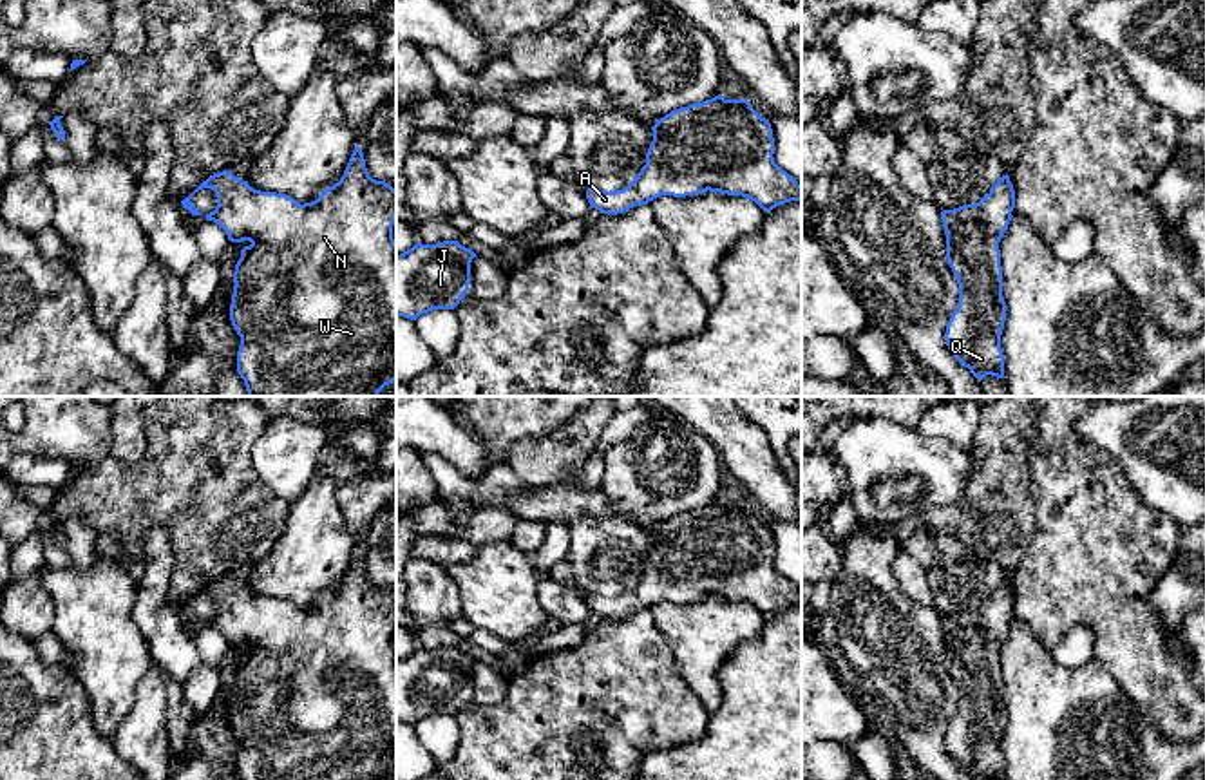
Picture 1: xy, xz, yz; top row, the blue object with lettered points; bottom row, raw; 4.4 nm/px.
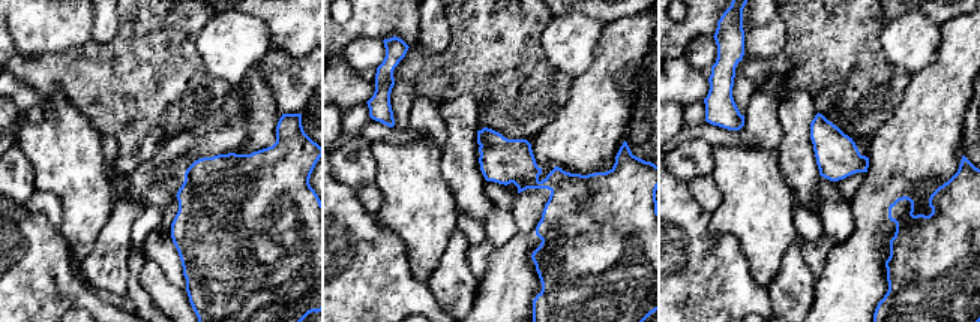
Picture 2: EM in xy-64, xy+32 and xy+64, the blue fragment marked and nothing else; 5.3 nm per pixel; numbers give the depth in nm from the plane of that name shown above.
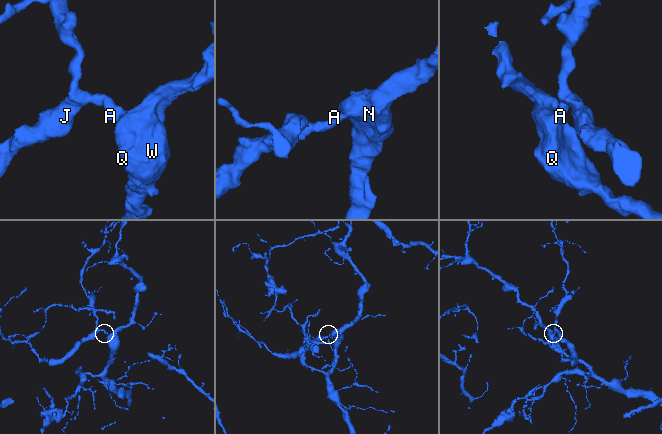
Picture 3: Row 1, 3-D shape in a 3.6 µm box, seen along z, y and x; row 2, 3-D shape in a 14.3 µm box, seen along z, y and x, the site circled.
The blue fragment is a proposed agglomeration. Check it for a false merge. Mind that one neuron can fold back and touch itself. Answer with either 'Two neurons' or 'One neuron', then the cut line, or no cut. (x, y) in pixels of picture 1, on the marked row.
One neuron. No split

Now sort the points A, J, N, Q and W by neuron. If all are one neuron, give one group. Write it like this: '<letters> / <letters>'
A J N Q W

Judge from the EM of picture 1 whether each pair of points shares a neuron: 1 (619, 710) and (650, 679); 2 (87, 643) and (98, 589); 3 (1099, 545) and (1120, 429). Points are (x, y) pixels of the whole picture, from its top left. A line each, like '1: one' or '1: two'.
1: one
2: one
3: two

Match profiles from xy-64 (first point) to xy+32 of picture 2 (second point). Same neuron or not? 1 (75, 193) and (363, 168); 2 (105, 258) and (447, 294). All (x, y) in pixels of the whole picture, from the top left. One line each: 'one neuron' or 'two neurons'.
1: two neurons
2: one neuron

